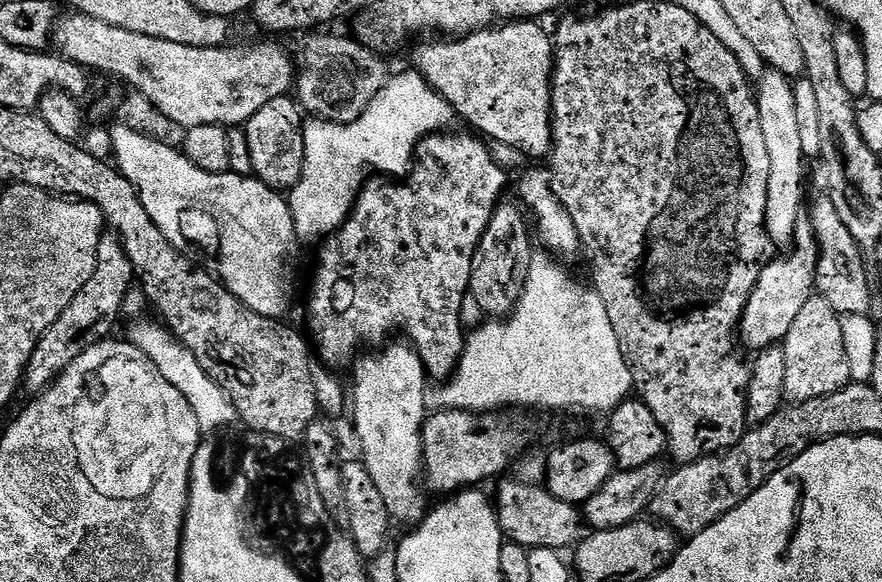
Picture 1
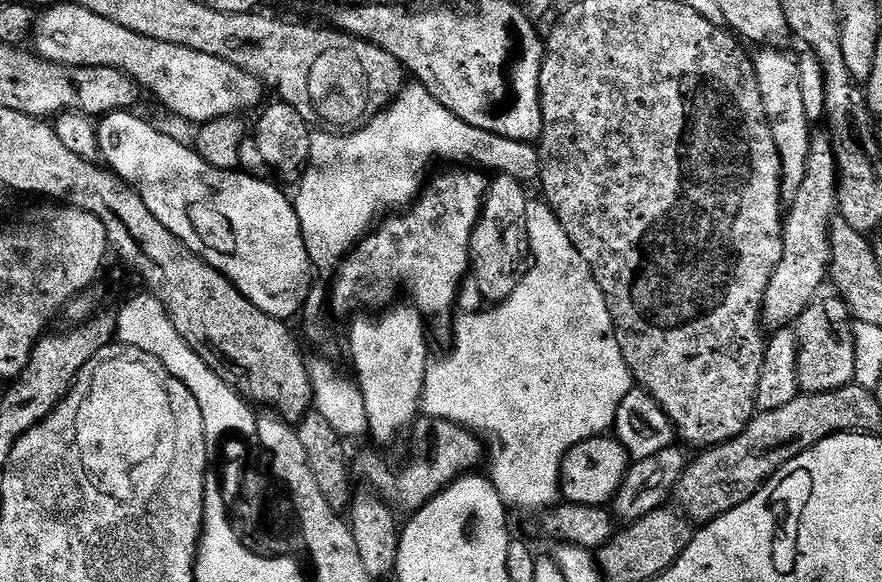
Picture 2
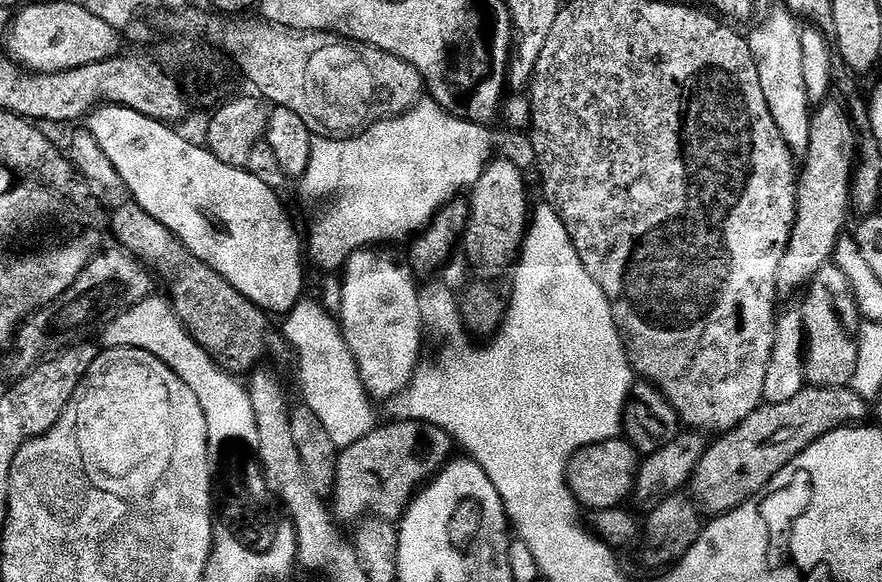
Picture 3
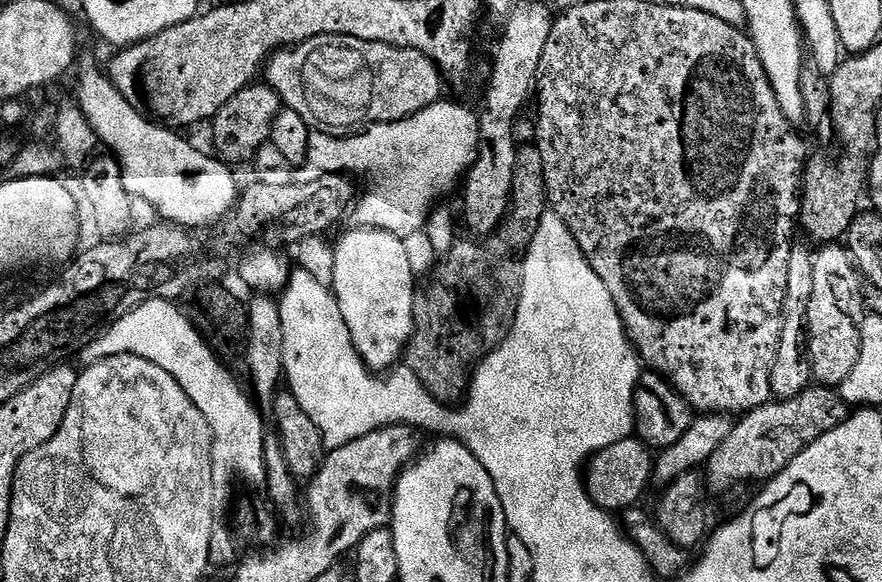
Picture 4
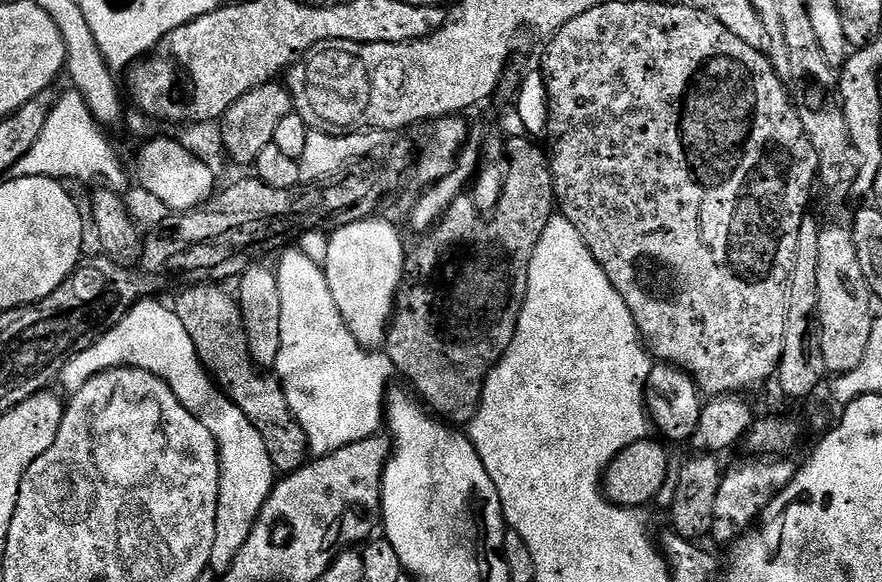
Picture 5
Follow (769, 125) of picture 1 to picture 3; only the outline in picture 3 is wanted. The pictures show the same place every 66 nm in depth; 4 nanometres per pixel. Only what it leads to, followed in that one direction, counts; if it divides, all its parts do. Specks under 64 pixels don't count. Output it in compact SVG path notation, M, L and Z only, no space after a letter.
M776 2L765 14L764 21L746 36L750 54L762 78L762 91L766 94L770 114L777 123L778 130L782 130L793 156L797 158L803 157L810 146L810 126L814 111L814 105L806 94L806 74L802 74L801 31L801 21L783 3Z

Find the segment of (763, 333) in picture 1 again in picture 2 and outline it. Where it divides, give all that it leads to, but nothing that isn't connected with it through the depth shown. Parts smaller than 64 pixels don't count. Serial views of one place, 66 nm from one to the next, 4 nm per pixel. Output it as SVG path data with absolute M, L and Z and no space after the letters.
M827 131L815 133L810 142L810 154L806 158L806 176L798 194L786 208L784 221L784 249L782 258L772 271L766 286L762 305L762 320L769 329L779 330L795 325L800 315L810 306L814 294L825 287L829 279L830 230L837 215L836 206L836 155L832 149L832 137Z

